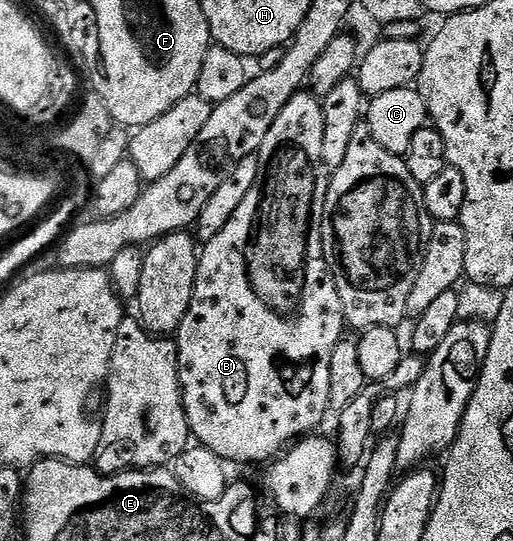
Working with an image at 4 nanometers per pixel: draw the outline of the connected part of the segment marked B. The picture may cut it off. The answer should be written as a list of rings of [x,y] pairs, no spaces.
[[[300,92],[285,104],[281,116],[273,120],[273,128],[269,128],[269,136],[265,136],[265,144],[261,144],[257,155],[259,175],[249,188],[249,196],[241,200],[237,212],[202,247],[197,268],[197,280],[193,288],[193,300],[189,304],[189,312],[185,312],[185,320],[181,320],[177,331],[179,347],[179,391],[183,394],[183,411],[187,417],[188,431],[200,446],[217,452],[228,463],[263,462],[270,463],[280,457],[292,444],[300,438],[310,435],[311,430],[326,414],[329,414],[329,360],[333,360],[333,350],[339,342],[344,341],[345,323],[343,321],[343,305],[337,292],[335,278],[327,265],[327,257],[323,251],[323,235],[318,229],[311,230],[311,209],[322,208],[327,202],[327,184],[329,171],[321,160],[321,140],[325,140],[325,120],[323,119],[323,103],[310,92]]]

